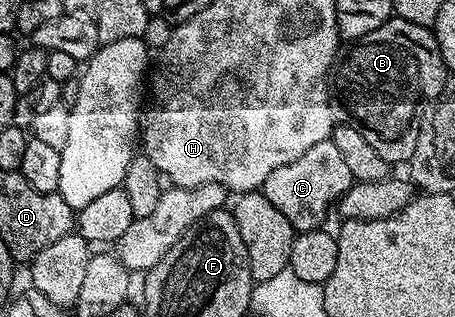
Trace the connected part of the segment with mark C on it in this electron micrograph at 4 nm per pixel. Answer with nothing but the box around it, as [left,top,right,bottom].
[262,140,354,233]

